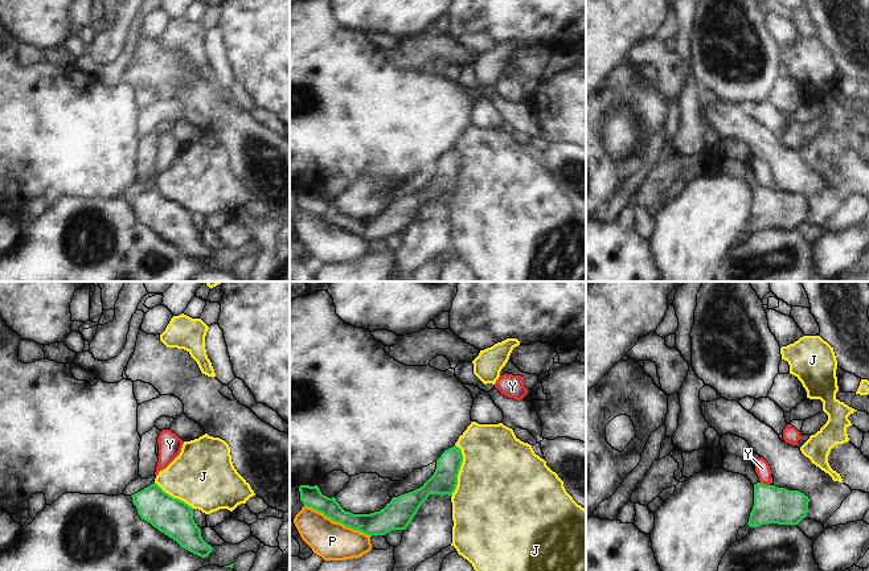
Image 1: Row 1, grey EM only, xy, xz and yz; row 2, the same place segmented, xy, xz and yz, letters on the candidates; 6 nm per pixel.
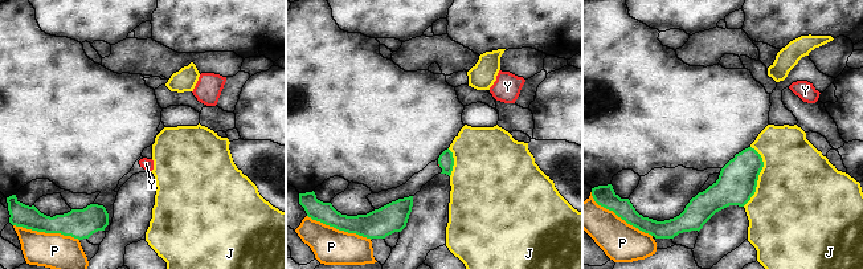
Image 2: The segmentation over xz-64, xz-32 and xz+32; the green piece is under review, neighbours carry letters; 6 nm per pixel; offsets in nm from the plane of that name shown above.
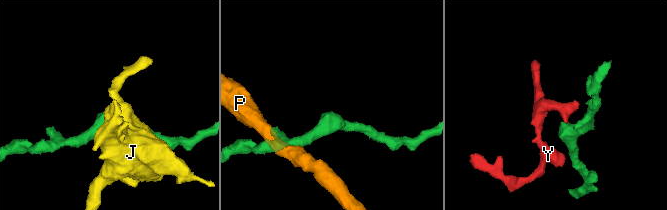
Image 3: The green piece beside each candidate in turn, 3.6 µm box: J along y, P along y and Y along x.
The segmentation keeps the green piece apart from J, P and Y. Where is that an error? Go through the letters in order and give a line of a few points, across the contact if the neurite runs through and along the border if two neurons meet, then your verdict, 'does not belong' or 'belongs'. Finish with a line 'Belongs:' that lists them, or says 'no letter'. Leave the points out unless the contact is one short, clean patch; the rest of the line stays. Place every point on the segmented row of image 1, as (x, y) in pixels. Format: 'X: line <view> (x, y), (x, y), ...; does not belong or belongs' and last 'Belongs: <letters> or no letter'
J: does not belong
P: does not belong
Y: line yz (761, 481), (769, 485); does not belong
Belongs: no letter

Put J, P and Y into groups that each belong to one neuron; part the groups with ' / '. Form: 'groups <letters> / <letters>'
groups J / P / Y

